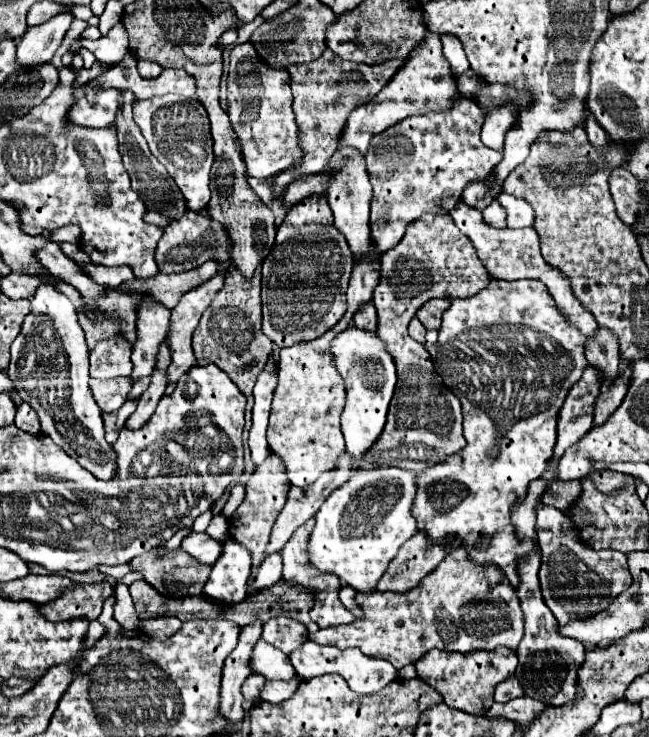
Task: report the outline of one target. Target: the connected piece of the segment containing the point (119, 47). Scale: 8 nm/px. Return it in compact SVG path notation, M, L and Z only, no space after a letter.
M116 23L114 29L110 29L108 35L104 35L102 39L76 39L68 51L76 53L80 49L90 50L97 60L102 63L112 63L116 65L120 59L124 59L124 55L130 51L128 49L128 35L122 23Z

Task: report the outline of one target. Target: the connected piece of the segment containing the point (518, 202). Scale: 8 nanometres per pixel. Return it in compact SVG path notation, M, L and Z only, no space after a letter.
M500 193L496 197L496 201L506 209L506 215L508 215L508 227L510 229L522 229L522 227L532 227L532 207L528 205L528 201L524 199L518 199L518 197L512 197L508 193Z

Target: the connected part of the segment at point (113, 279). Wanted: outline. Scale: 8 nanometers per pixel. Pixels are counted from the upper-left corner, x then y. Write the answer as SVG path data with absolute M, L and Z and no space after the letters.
M88 263L84 265L88 269L88 275L100 283L102 287L112 287L112 289L118 289L120 283L124 283L124 279L134 279L132 277L132 269L128 269L126 265L122 267L104 267L104 265L94 265L94 263Z

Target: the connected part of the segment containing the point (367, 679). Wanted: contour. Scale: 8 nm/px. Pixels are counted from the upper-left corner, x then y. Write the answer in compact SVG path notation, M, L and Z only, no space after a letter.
M306 641L300 649L296 649L292 653L292 665L294 665L300 679L310 679L310 677L326 675L326 673L338 673L346 679L350 689L356 691L356 693L378 693L380 689L384 689L390 681L394 681L398 677L398 671L388 661L370 659L360 649L338 651L336 647L316 645L312 641Z

